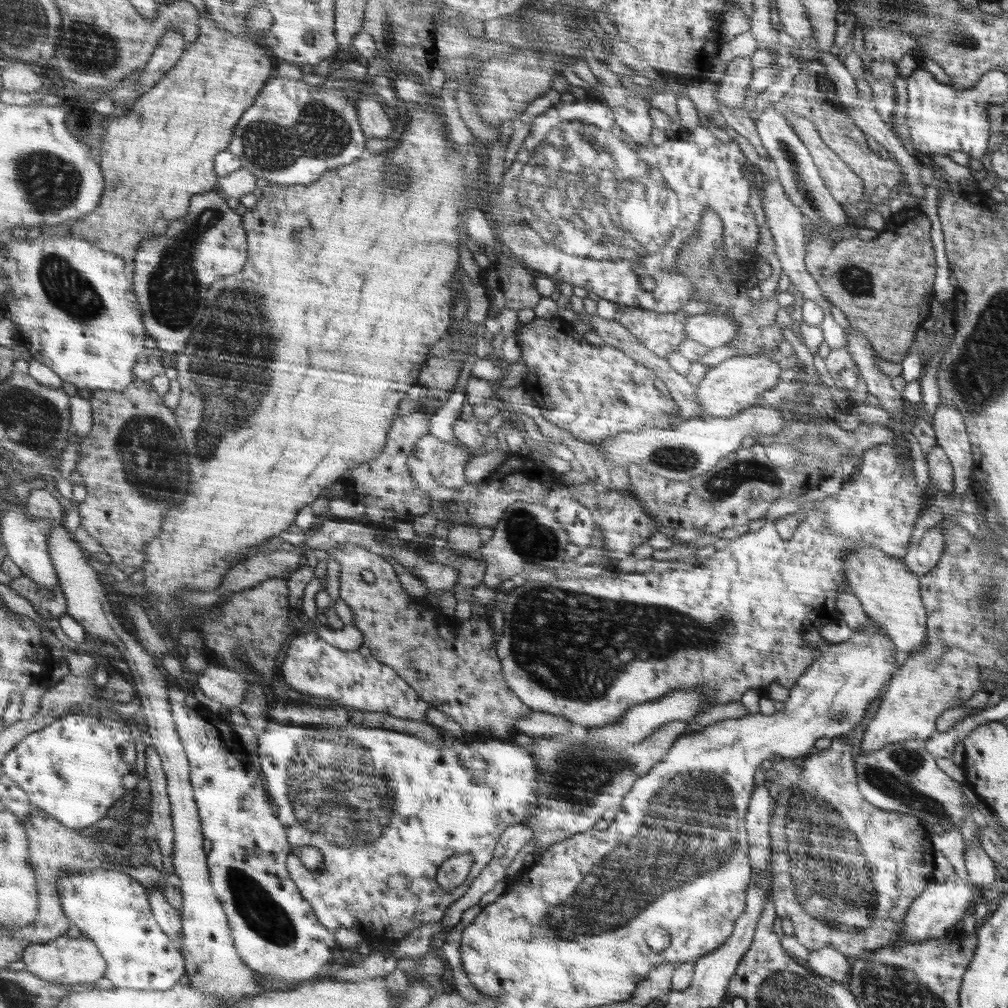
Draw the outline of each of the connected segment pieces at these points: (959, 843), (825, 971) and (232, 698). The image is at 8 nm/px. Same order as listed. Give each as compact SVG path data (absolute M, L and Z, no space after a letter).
M954 826L950 832L945 832L942 835L933 832L932 842L935 842L936 850L940 850L946 856L948 862L954 867L957 876L972 882L968 873L966 873L967 869L964 861L965 845L960 826Z
M824 946L820 950L810 950L805 964L822 977L832 978L832 980L840 982L842 986L848 986L851 961L852 959L849 959L847 955L834 950L832 946Z
M212 666L199 674L199 688L210 700L229 708L240 708L250 682L239 671L223 666Z

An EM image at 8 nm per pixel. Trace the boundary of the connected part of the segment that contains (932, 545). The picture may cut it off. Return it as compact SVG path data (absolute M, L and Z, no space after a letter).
M942 517L940 524L928 529L918 543L911 543L908 552L903 557L904 564L912 570L912 574L921 577L930 572L938 563L944 546L942 531L958 525L958 521L953 517Z

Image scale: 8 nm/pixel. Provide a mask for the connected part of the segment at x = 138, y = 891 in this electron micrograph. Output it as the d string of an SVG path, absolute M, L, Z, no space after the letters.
M88 870L64 878L64 911L82 930L84 936L98 943L108 959L107 978L118 988L166 991L174 988L186 976L186 958L180 948L156 918L147 889L136 878L118 870Z

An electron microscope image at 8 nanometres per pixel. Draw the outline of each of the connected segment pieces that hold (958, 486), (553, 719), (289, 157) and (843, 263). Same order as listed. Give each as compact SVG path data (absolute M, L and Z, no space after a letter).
M938 404L932 417L937 444L945 451L953 466L953 485L950 494L962 498L964 493L973 485L973 454L971 442L958 408L952 404Z
M530 711L527 716L522 716L515 721L516 730L529 736L534 735L566 735L572 723L562 719L560 716L553 716L540 711Z
M277 76L260 90L255 103L248 108L237 126L230 150L240 158L241 167L256 179L267 180L270 185L308 185L317 182L325 173L350 165L366 148L362 136L357 102L351 90L310 86L302 79Z
M919 206L903 207L886 220L886 227L872 240L864 241L852 232L841 242L835 242L827 238L830 229L810 226L805 265L823 296L842 310L851 326L870 340L874 351L884 360L900 364L906 358L904 352L908 352L914 334L918 332L922 322L931 316L936 260L930 242L930 220L924 216L924 211Z

